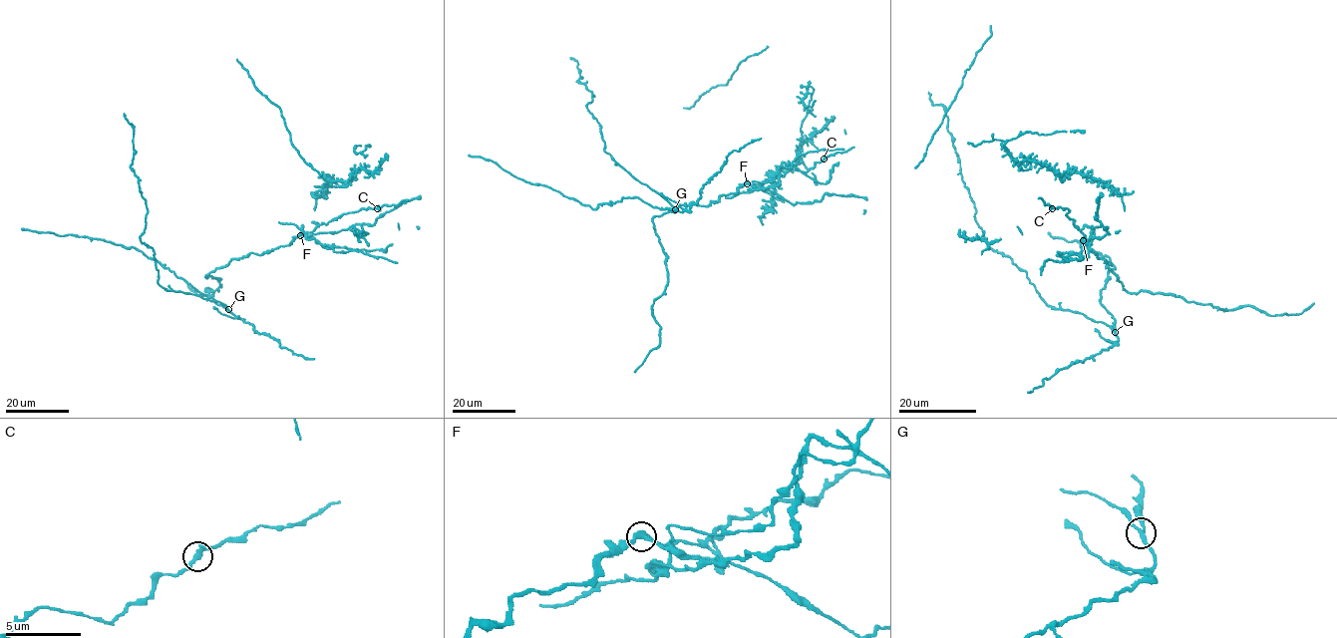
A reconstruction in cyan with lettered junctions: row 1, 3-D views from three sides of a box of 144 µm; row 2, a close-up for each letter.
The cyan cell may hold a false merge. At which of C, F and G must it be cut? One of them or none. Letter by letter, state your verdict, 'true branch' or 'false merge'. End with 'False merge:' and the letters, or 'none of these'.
C: true branch
F: false merge
G: true branch
False merge: F

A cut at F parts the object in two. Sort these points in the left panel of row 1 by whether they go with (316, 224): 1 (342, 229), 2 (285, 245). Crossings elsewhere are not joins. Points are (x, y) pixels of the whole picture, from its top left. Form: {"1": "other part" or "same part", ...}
{"1": "other part", "2": "same part"}

